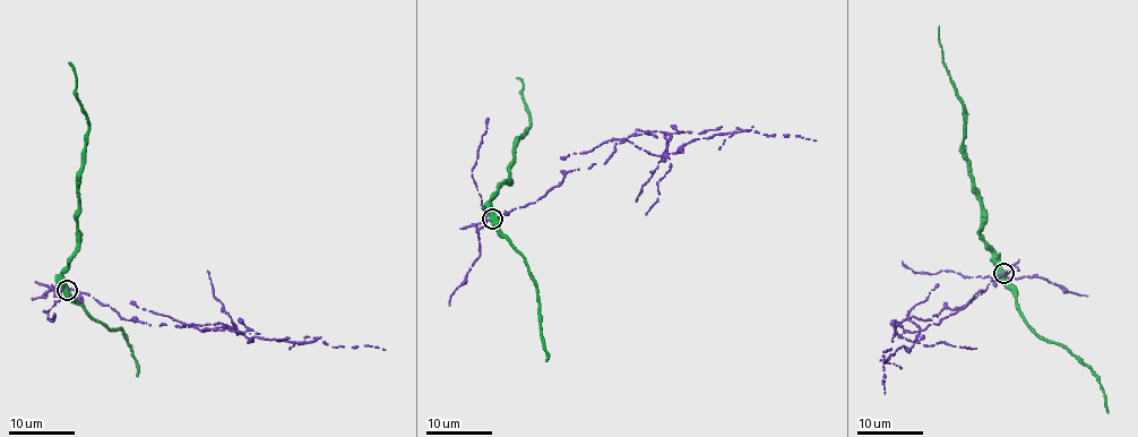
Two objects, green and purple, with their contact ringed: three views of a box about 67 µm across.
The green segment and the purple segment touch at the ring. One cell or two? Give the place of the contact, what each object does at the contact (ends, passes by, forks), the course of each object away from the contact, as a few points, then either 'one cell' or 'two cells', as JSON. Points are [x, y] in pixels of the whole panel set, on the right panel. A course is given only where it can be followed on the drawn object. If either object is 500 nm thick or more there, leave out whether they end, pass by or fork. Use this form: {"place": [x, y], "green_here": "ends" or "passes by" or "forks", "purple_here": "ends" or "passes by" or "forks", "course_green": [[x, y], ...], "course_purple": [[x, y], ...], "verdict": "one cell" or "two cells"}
{"place": [1003, 273], "course_green": [[1003, 274], [994, 249], [980, 234], [983, 205], [965, 154], [963, 101], [942, 59], [939, 25]], "course_purple": [[1006, 273], [962, 307], [896, 320], [895, 331], [916, 331], [916, 339], [884, 361], [884, 393]], "verdict": "two cells"}

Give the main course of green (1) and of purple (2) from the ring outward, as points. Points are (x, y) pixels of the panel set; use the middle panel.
1: (492, 219), (491, 202), (501, 183), (508, 183), (516, 143), (529, 123), (522, 91), (523, 80), (517, 78)
2: (491, 220), (534, 203), (568, 171), (604, 163), (638, 130), (665, 131), (666, 154), (738, 131), (816, 139)

